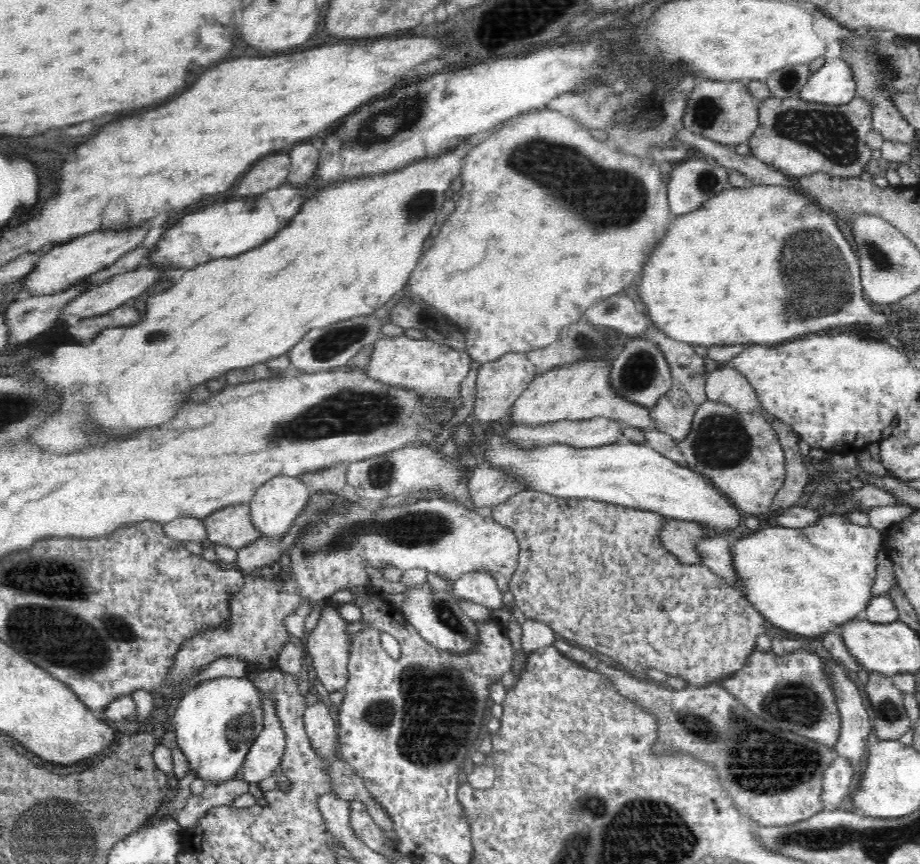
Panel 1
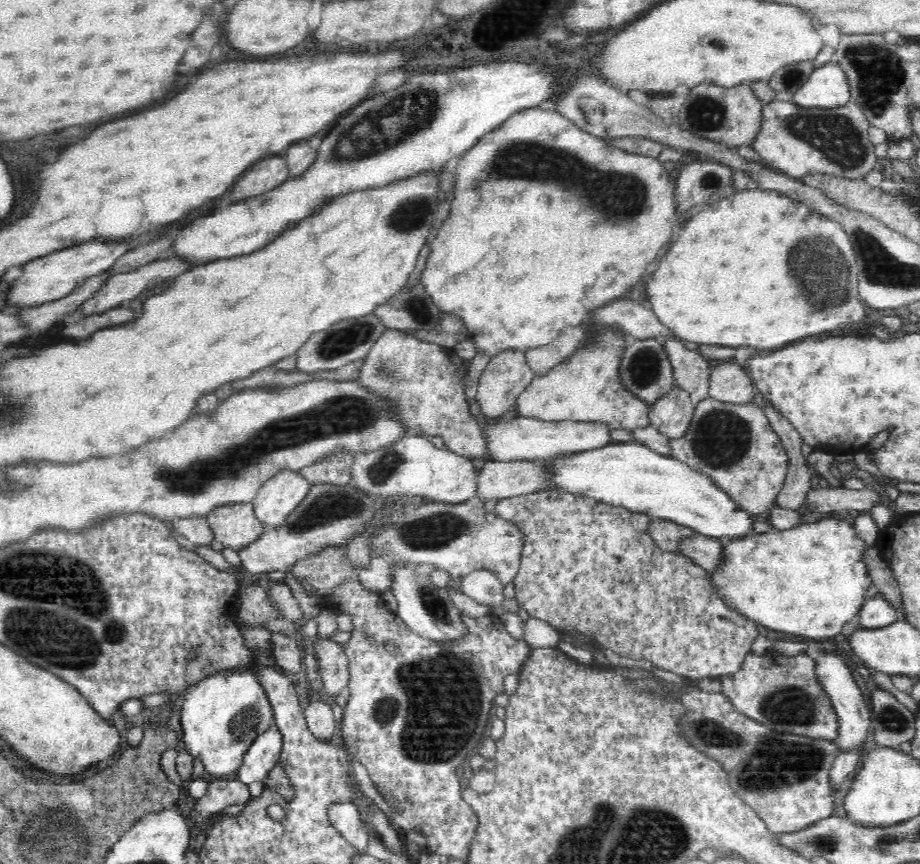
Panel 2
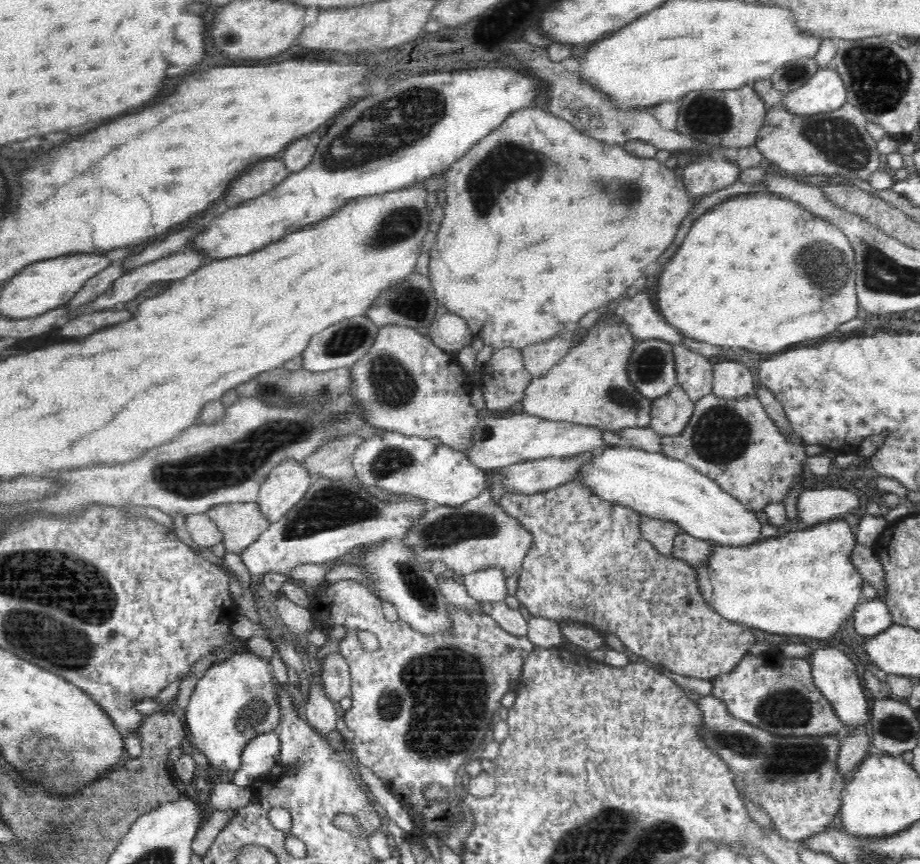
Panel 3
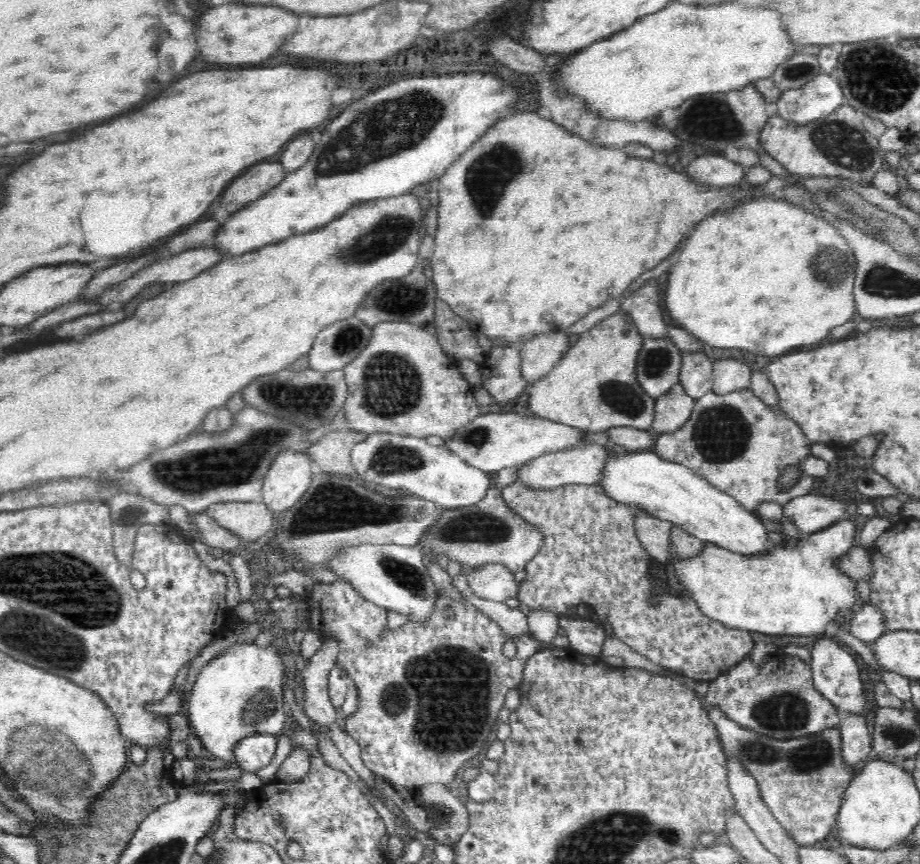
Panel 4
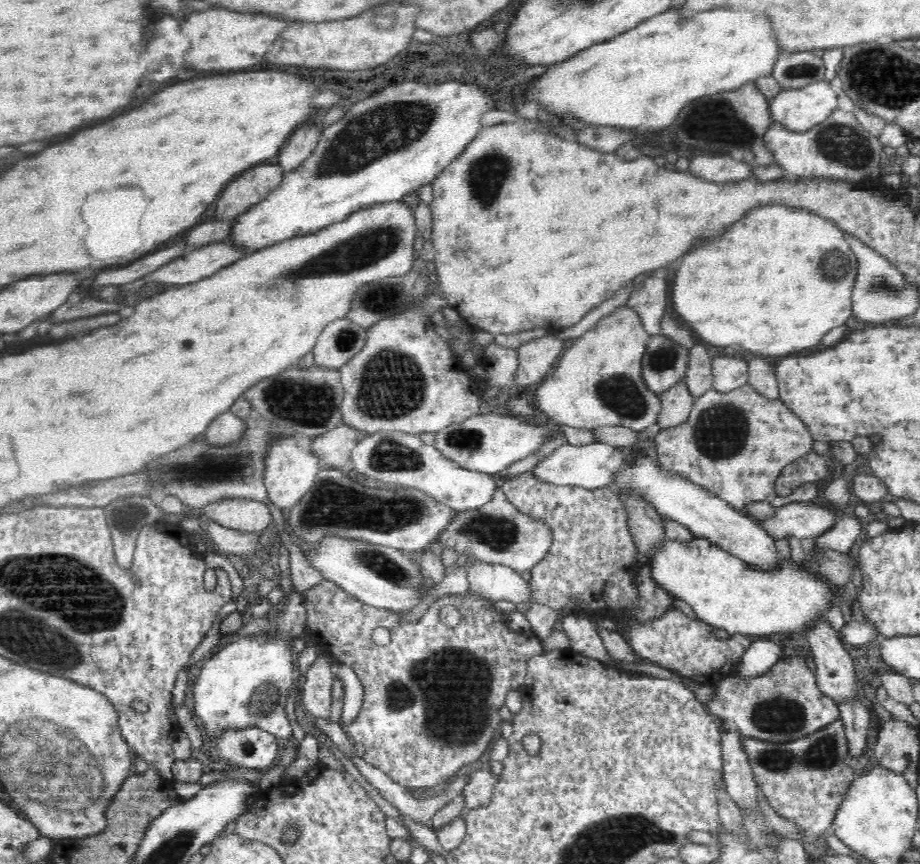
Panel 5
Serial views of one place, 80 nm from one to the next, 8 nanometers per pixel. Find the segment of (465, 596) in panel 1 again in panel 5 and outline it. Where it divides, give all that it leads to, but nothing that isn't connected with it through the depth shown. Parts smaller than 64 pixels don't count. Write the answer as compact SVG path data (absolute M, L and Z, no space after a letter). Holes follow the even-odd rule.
M472 560L467 564L467 579L471 590L488 600L529 602L528 581L506 565Z

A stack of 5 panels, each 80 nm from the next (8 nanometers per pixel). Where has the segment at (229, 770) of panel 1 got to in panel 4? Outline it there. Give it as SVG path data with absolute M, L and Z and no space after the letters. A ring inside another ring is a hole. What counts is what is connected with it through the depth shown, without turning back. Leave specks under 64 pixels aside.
M234 646L224 652L222 658L216 658L201 668L194 684L188 703L188 718L192 732L200 739L205 755L220 759L225 763L236 763L232 757L232 746L235 742L252 733L270 733L281 737L288 726L288 714L284 712L284 664L274 648L258 648L258 646Z

